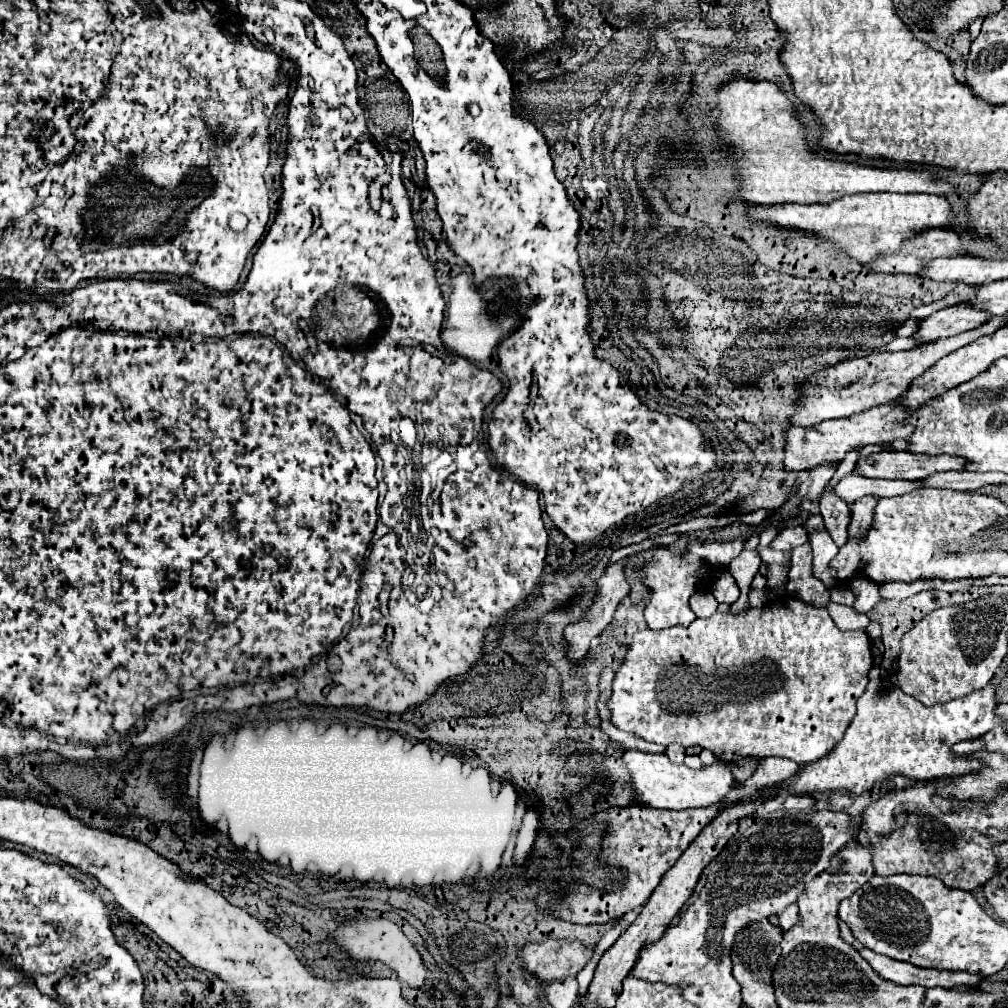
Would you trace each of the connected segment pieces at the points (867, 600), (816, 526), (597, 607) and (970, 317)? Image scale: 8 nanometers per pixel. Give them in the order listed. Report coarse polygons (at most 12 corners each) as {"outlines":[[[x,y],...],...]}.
{"outlines":[[[865,575],[851,579],[855,609],[867,613],[879,597],[879,583]],[[809,511],[805,523],[807,533],[825,531],[820,512]],[[627,559],[607,567],[597,581],[587,617],[567,625],[569,657],[585,657],[591,639],[611,623],[631,587]],[[973,303],[925,317],[915,337],[935,341],[987,323]]]}

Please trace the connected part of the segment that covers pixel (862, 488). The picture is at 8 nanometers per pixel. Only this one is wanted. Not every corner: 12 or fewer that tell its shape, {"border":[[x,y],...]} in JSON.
{"border":[[847,475],[835,493],[853,505],[865,495],[895,497],[923,481],[887,481]]}

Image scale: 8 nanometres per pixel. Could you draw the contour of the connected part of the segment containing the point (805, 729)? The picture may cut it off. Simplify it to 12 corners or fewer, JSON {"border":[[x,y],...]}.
{"border":[[789,597],[635,633],[611,723],[725,763],[845,735],[865,631]]}

